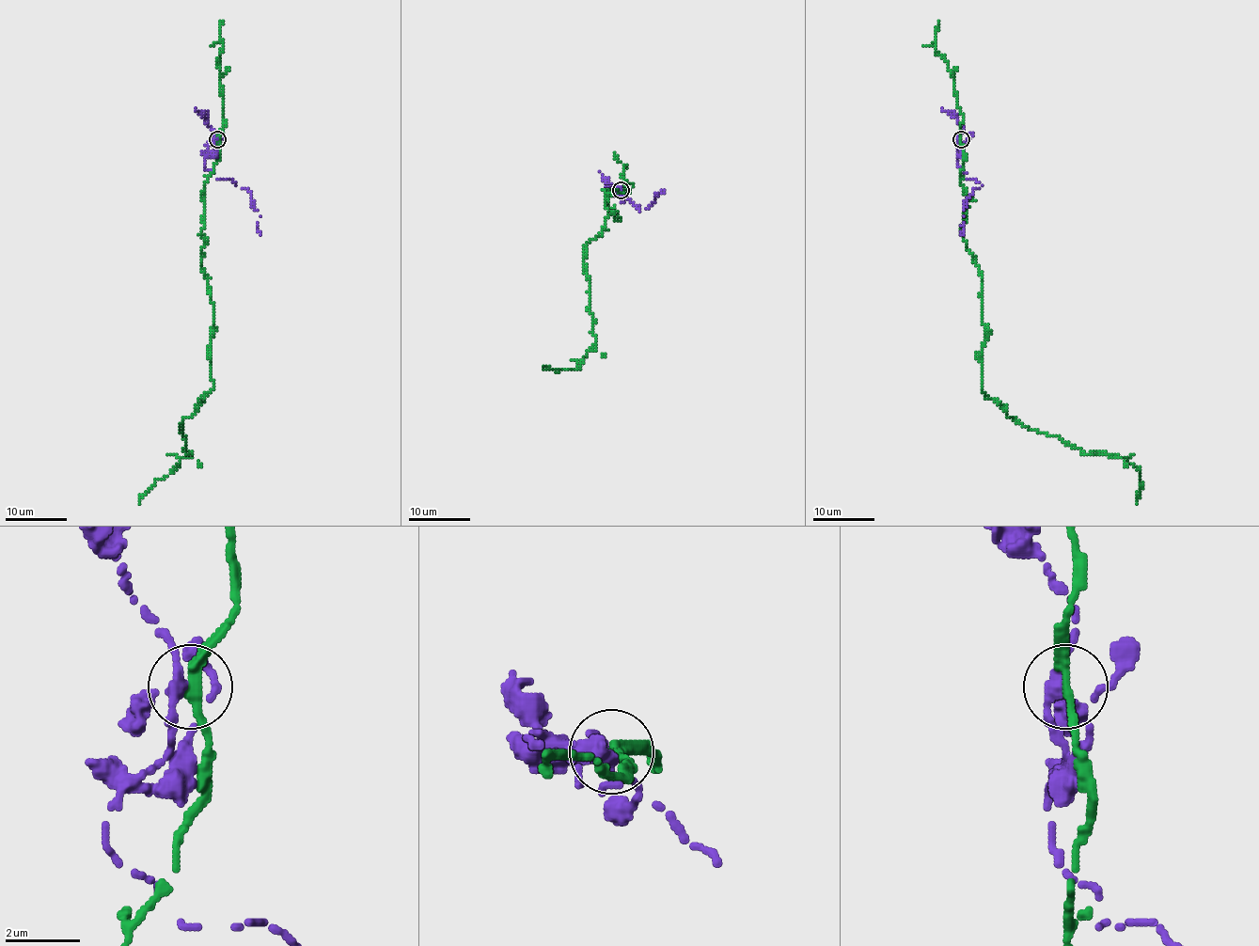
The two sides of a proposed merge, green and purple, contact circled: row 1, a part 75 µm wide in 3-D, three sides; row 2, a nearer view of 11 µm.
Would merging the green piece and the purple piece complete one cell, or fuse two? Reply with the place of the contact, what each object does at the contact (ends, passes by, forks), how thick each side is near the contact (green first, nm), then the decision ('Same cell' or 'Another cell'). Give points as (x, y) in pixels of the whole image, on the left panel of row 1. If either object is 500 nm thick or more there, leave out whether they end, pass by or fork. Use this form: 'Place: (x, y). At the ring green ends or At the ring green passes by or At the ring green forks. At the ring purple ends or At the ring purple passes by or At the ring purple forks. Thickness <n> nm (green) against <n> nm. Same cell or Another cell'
Place: (217, 139). At the ring green passes by. At the ring purple forks. Thickness 280 nm (green) against 240 nm. Another cell

